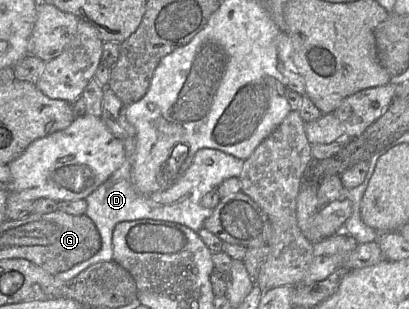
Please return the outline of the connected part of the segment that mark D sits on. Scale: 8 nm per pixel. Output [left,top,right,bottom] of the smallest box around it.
[56,148,244,281]

